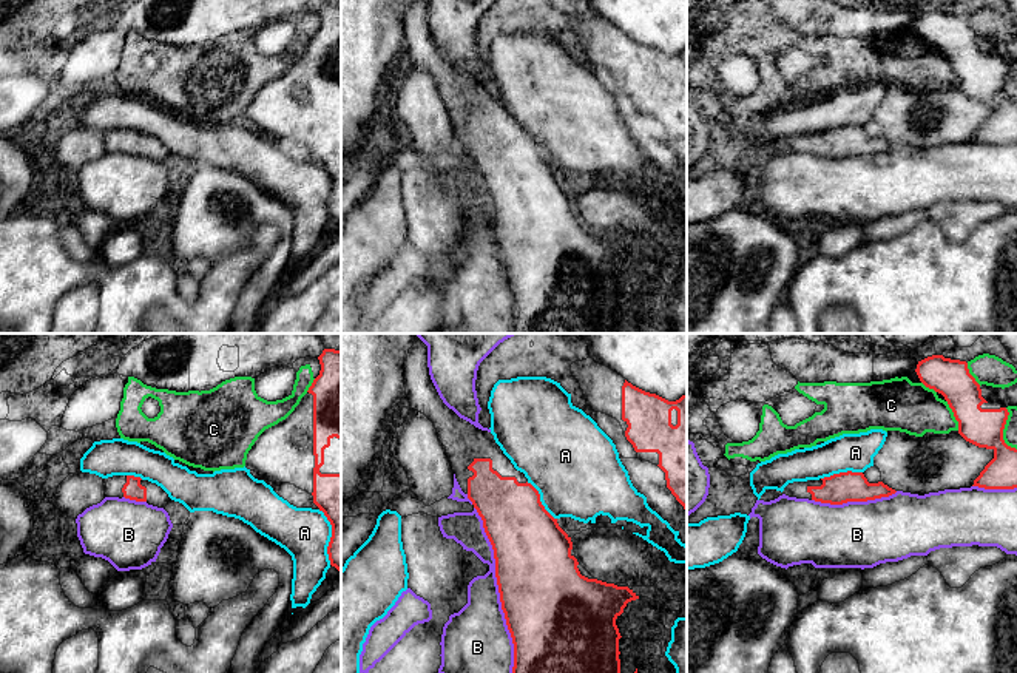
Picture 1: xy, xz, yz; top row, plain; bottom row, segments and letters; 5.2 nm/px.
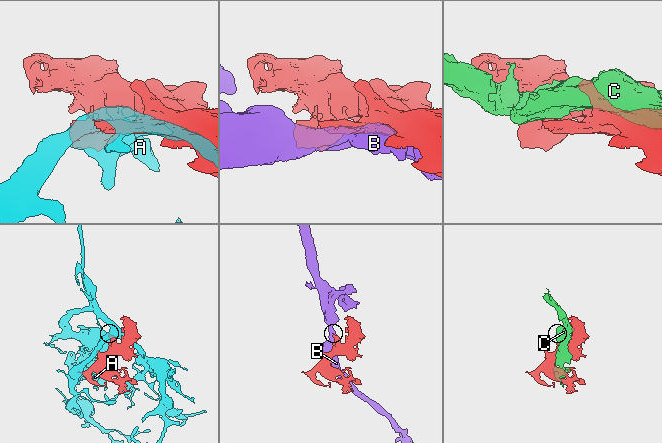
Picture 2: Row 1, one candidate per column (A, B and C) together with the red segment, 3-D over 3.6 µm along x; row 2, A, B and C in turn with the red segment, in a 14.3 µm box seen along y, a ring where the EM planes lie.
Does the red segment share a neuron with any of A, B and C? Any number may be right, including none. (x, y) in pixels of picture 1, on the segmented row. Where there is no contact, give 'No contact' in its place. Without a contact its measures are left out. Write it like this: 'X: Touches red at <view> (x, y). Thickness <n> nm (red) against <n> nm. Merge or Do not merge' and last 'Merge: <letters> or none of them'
A: Touches red at yz (841, 473). Thickness 160 nm (red) against 200 nm. Do not merge
B: Touches red at xz (499, 590). Thickness 460 nm (red) against 300 nm. Do not merge
C: Touches red at yz (1002, 431). Thickness 200 nm (red) against 80 nm. Do not merge
Merge: none of them

